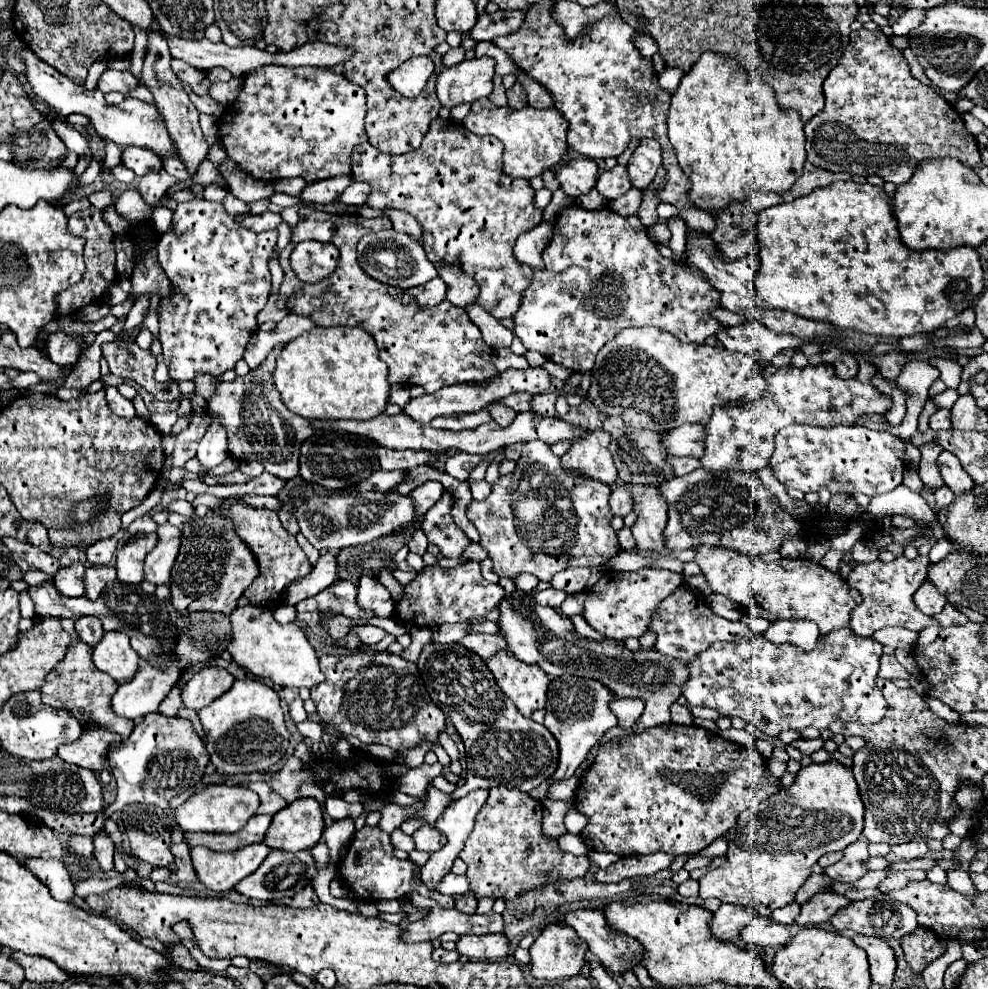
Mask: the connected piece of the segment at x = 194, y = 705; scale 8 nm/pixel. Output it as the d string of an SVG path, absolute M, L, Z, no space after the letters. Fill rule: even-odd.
M203 667L197 671L183 687L181 699L187 709L199 711L223 693L227 693L235 683L235 677L221 667Z

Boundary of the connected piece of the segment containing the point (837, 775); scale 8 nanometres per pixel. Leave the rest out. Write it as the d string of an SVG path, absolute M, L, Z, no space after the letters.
M829 759L827 763L811 763L809 767L801 767L791 787L781 789L775 797L761 801L755 811L747 809L737 817L735 827L731 827L725 835L727 861L699 879L699 897L717 897L723 903L741 903L745 907L755 909L761 917L769 917L775 909L795 901L797 889L809 879L811 867L817 863L821 855L841 851L861 837L863 813L865 807L849 767L837 763L835 759Z

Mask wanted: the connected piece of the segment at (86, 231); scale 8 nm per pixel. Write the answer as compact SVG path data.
M89 207L83 211L77 211L69 217L69 231L83 237L85 243L85 265L87 271L83 273L83 279L73 285L71 289L63 291L59 295L59 309L57 315L75 315L79 309L83 309L85 305L89 305L93 299L95 303L103 301L109 293L109 287L115 283L117 273L115 273L115 249L113 249L113 231L111 227L103 221L103 211Z

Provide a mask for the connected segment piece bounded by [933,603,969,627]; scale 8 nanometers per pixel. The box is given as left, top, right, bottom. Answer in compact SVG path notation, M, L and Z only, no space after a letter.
M947 603L947 605L943 607L943 611L941 611L941 613L933 615L933 619L935 619L941 627L949 627L949 625L963 625L963 623L967 623L967 621L969 621L969 619L967 619L963 613L959 613L951 603Z

